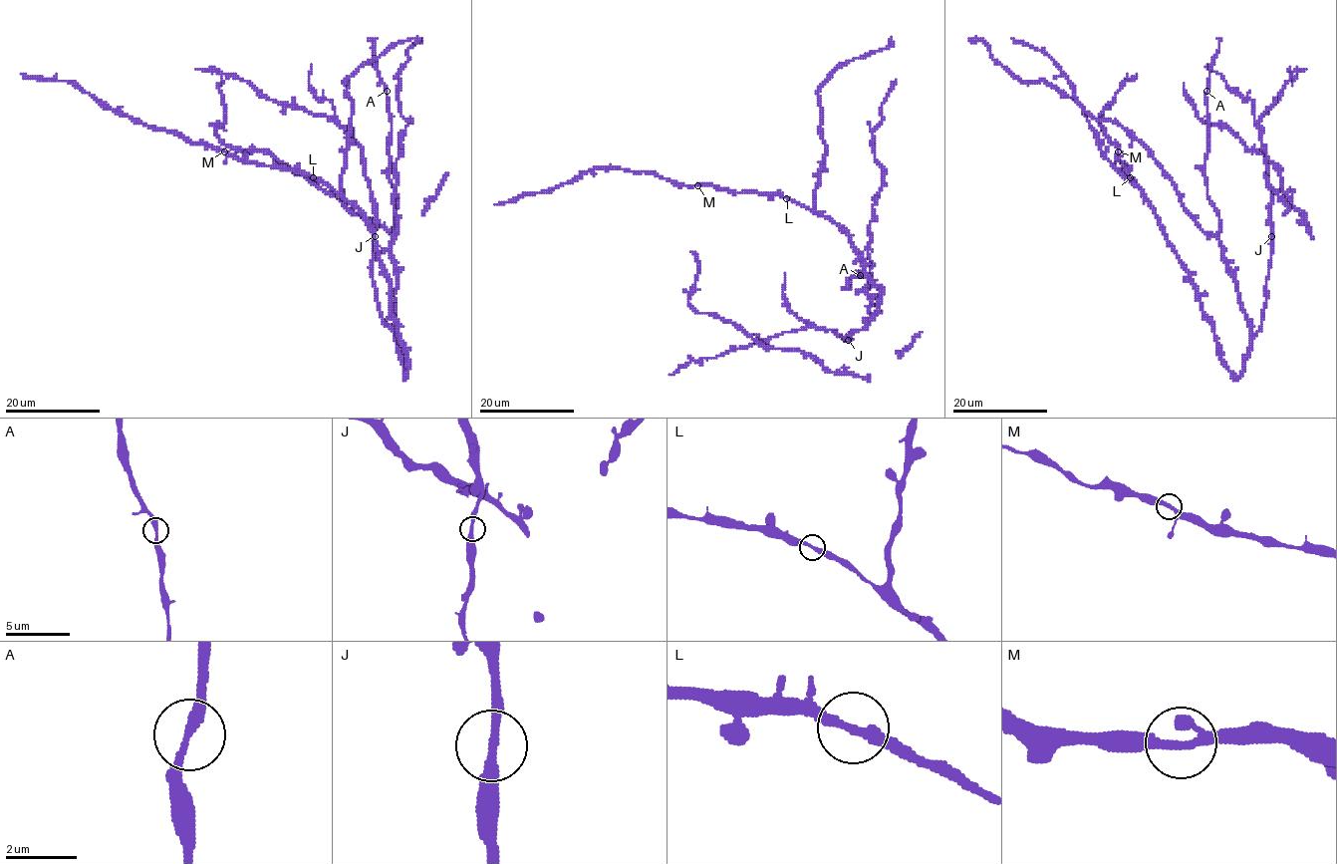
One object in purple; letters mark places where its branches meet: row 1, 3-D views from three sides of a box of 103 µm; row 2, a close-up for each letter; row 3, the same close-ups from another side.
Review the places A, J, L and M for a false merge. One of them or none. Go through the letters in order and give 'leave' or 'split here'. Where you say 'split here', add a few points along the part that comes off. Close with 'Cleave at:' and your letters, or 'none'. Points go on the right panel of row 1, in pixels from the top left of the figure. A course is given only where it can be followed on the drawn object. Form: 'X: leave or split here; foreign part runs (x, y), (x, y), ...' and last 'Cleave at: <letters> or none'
A: leave
J: leave
L: leave
M: leave
Cleave at: none

